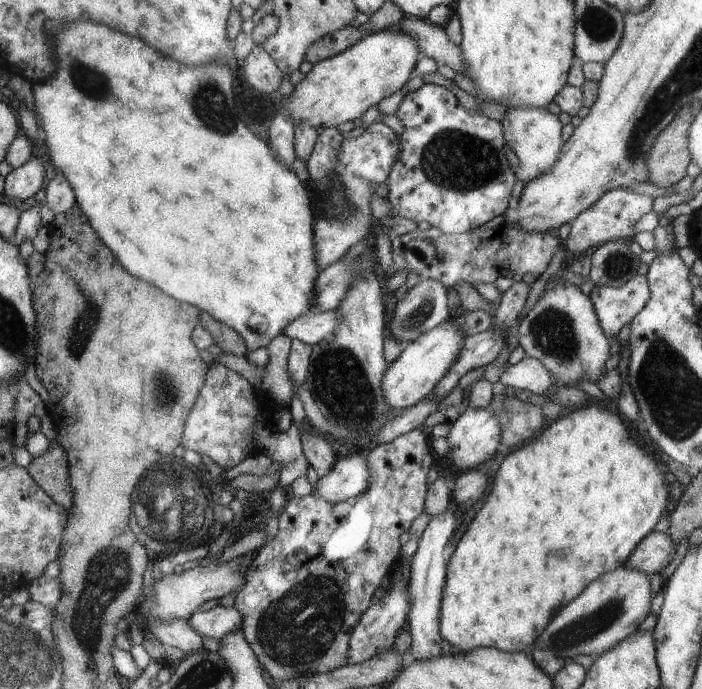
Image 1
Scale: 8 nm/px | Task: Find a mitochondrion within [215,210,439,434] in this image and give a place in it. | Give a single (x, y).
(338, 379)

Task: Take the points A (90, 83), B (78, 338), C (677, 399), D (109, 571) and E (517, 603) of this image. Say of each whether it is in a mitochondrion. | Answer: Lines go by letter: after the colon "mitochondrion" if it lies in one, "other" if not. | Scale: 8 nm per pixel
A: mitochondrion
B: mitochondrion
C: mitochondrion
D: mitochondrion
E: other

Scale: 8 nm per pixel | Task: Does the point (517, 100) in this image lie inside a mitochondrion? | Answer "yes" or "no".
no

